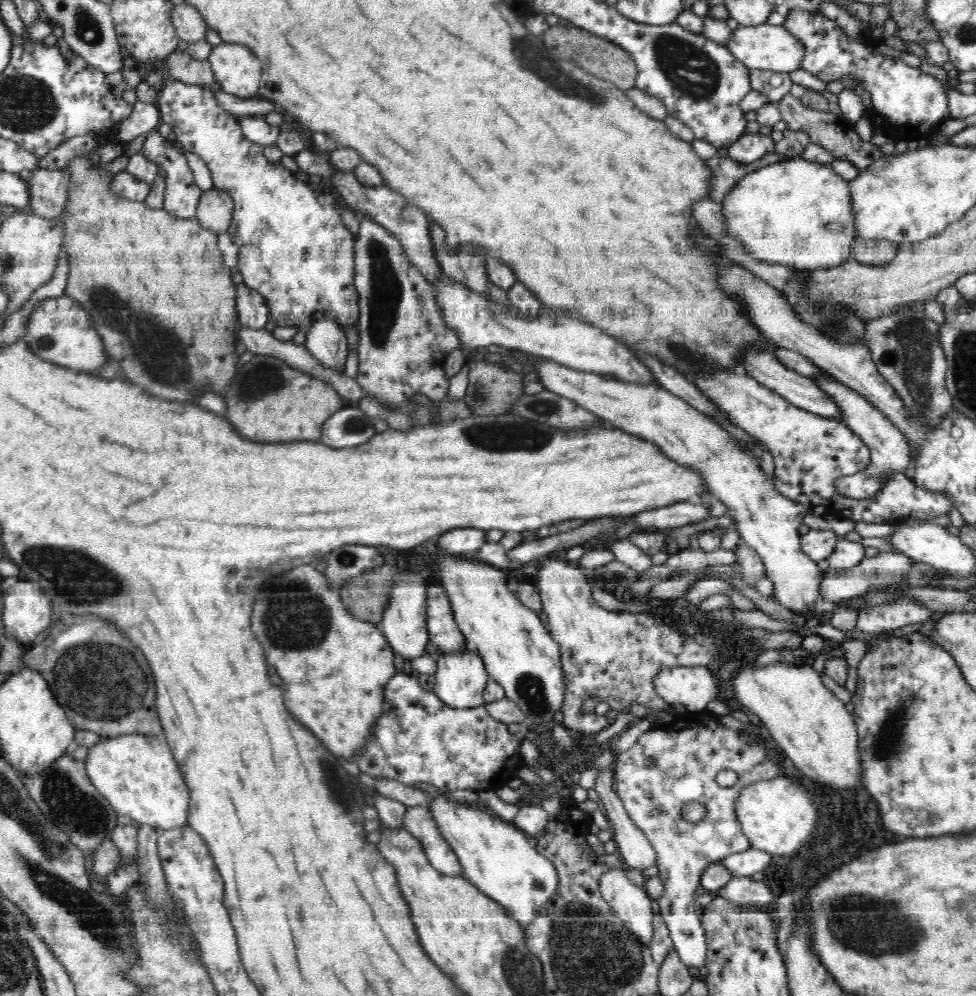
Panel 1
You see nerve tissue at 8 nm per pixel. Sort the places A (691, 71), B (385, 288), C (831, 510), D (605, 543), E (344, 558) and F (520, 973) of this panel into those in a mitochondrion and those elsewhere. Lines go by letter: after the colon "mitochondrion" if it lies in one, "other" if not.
A: mitochondrion
B: mitochondrion
C: other
D: other
E: mitochondrion
F: mitochondrion

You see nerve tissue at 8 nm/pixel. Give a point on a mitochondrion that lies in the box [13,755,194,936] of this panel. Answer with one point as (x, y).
(73, 806)

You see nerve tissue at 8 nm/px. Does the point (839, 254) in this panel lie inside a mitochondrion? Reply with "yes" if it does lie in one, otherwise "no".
no

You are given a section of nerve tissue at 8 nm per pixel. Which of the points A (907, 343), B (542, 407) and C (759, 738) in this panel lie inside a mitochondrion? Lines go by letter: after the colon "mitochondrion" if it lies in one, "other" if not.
A: mitochondrion
B: mitochondrion
C: other

